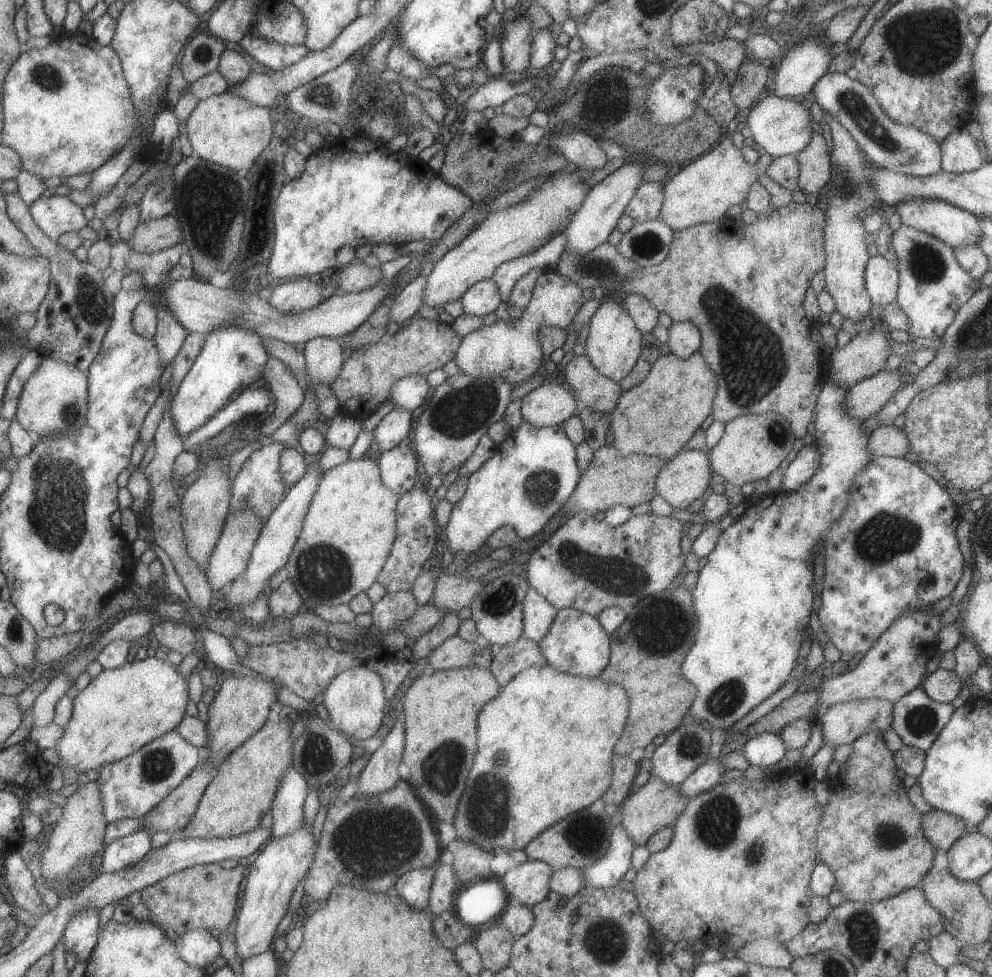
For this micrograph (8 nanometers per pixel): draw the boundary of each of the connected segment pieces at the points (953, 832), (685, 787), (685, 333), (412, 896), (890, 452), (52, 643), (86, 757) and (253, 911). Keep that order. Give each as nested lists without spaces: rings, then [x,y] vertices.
[[[935,809],[921,814],[921,830],[923,836],[935,850],[946,850],[958,839],[965,835],[965,821],[953,814],[945,814]]]
[[[709,757],[693,770],[682,783],[678,784],[680,793],[686,800],[713,788],[717,783],[721,783],[721,776],[726,769],[721,765],[719,759],[720,757]]]
[[[673,320],[668,328],[668,342],[670,353],[685,360],[700,348],[700,333],[691,322]]]
[[[435,865],[419,867],[406,872],[395,881],[397,894],[415,910],[425,910],[428,906],[429,891]]]
[[[881,425],[868,436],[867,450],[873,457],[903,457],[909,443],[903,430],[894,425]]]
[[[80,628],[80,630],[73,632],[73,634],[63,634],[59,637],[37,640],[35,661],[41,664],[42,667],[45,667],[52,664],[57,658],[73,652],[78,648],[81,640],[81,630]]]
[[[146,657],[142,660],[135,659],[131,664],[126,663],[119,668],[102,669],[72,700],[71,718],[63,729],[63,738],[55,747],[59,756],[57,766],[64,769],[73,768],[82,778],[89,770],[97,771],[103,764],[110,764],[133,754],[142,745],[177,728],[177,724],[186,715],[185,707],[188,700],[187,680],[168,660]]]
[[[301,820],[301,824],[293,832],[287,832],[279,838],[271,838],[248,866],[249,874],[245,878],[241,907],[237,912],[237,927],[233,932],[237,958],[249,960],[272,947],[275,928],[287,912],[291,894],[306,876],[314,860],[314,846],[317,843],[314,843],[312,838],[313,822],[309,828],[304,822]]]

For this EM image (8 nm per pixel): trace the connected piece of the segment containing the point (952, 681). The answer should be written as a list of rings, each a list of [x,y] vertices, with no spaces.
[[[938,668],[926,677],[920,688],[935,702],[950,703],[957,696],[961,682],[955,672]]]

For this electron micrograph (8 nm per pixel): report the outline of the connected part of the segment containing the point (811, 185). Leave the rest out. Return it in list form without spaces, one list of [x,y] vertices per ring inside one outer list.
[[[812,132],[809,144],[801,152],[798,152],[795,158],[798,163],[797,186],[801,192],[805,191],[807,194],[818,194],[823,187],[828,186],[831,175],[830,148],[827,148],[822,134]]]

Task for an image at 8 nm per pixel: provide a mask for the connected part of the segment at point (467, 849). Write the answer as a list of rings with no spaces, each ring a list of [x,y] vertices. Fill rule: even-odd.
[[[454,837],[447,841],[446,850],[453,855],[451,865],[459,885],[466,886],[478,877],[490,876],[491,851],[482,849],[476,842]]]

